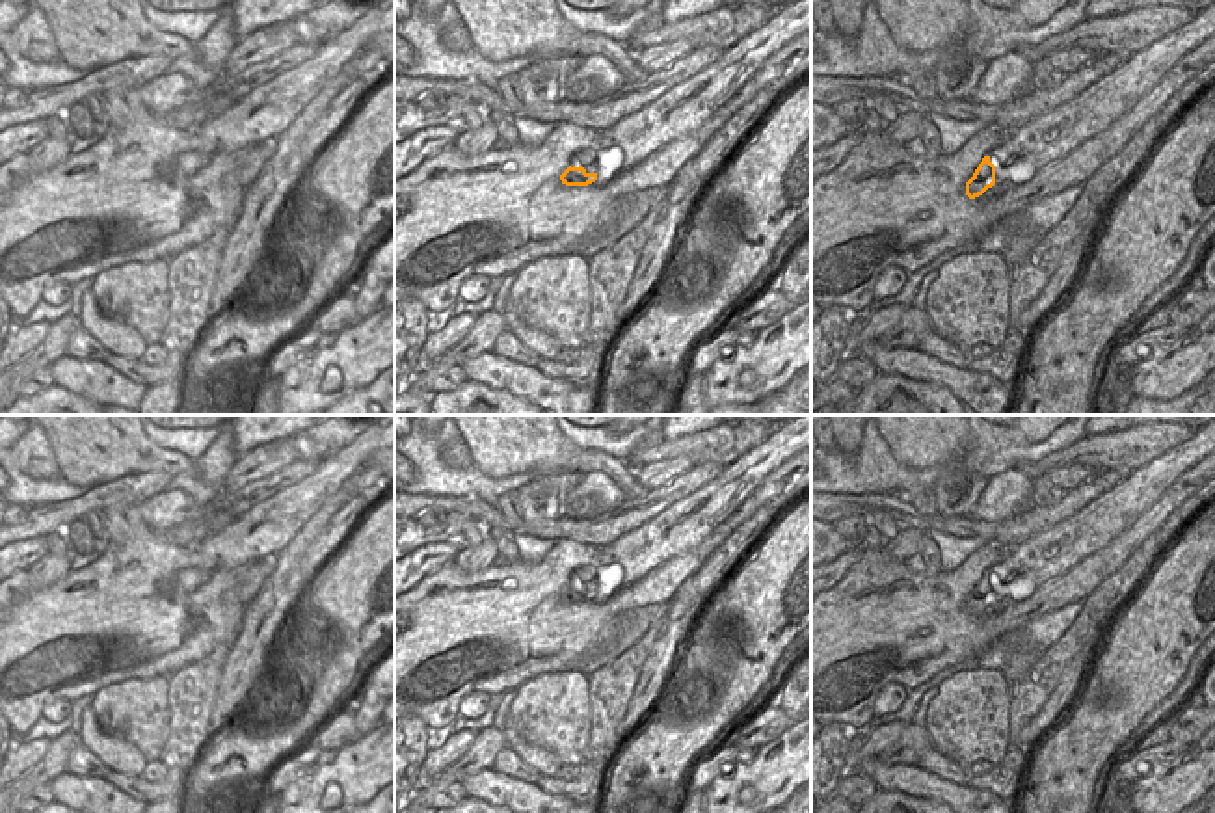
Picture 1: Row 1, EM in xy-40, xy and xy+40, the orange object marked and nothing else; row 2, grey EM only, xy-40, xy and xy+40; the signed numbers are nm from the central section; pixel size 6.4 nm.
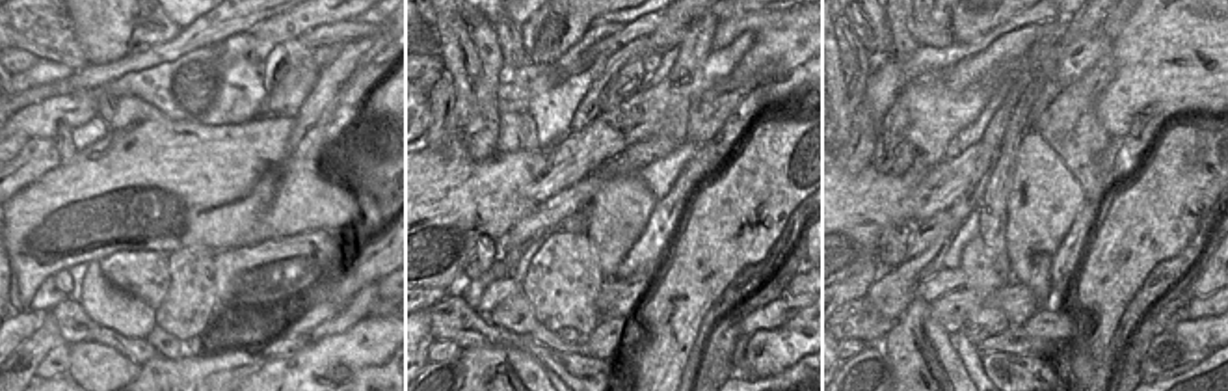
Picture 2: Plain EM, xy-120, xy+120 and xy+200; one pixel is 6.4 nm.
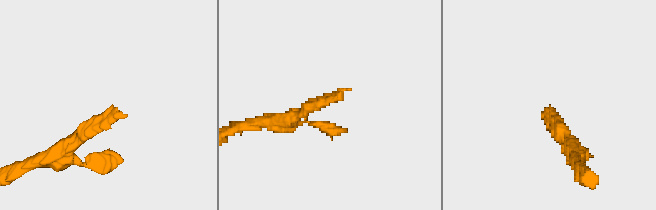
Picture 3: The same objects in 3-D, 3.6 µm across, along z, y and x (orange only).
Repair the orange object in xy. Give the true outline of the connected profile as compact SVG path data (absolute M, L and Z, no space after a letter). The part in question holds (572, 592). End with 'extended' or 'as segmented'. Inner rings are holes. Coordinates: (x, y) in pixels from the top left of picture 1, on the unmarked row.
M800 415L789 426L767 437L765 443L726 465L707 486L674 502L661 515L620 536L614 543L601 547L592 564L571 575L571 582L560 592L562 601L588 603L595 599L595 579L607 573L614 580L616 567L623 560L631 560L640 543L664 538L664 525L679 515L685 519L679 525L677 541L681 547L696 549L772 471L808 448L811 448L811 415Z; extended

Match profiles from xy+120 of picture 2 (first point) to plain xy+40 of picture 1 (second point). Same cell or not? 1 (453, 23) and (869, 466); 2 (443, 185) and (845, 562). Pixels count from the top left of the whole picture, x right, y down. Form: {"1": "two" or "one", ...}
{"1": "two", "2": "two"}

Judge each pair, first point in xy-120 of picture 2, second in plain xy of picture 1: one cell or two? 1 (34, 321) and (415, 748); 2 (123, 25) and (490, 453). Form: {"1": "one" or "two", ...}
{"1": "two", "2": "one"}

